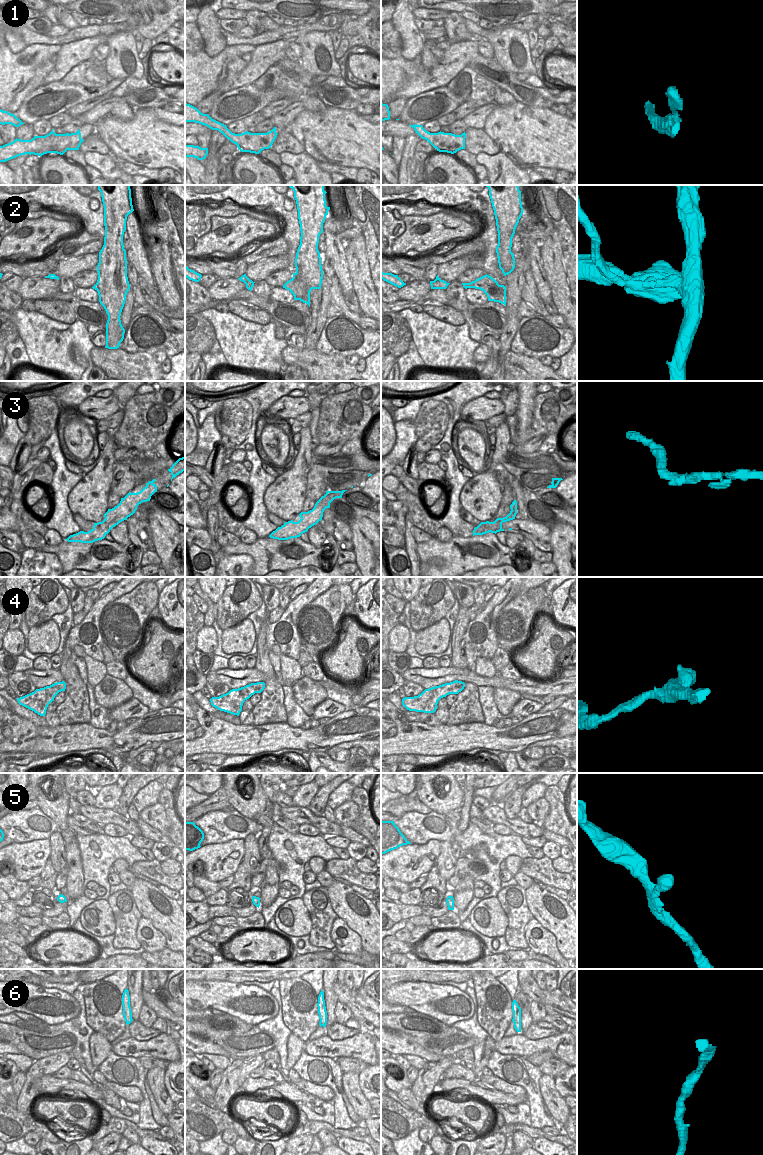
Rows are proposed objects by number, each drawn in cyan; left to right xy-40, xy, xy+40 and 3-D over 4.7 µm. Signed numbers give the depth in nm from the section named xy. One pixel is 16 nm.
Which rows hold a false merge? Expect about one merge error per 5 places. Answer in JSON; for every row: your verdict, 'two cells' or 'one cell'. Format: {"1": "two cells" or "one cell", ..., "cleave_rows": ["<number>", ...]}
{"1": "one cell", "2": "two cells", "3": "one cell", "4": "one cell", "5": "one cell", "6": "one cell", "cleave_rows": ["2"]}

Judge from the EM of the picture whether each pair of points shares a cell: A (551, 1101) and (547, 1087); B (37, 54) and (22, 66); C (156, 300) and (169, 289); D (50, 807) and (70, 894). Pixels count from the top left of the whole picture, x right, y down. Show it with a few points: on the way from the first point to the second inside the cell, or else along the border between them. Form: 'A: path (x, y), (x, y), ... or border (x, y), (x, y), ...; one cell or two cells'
A: path (551, 1098), (548, 1090); one cell
B: path (33, 58), (25, 62); one cell
C: border (156, 285), (164, 305); two cells
D: path (64, 829), (71, 843), (76, 863), (75, 872); one cell

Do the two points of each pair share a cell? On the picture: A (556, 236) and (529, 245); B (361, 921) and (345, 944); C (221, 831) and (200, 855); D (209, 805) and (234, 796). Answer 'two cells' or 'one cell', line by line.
A: two cells
B: two cells
C: two cells
D: two cells

